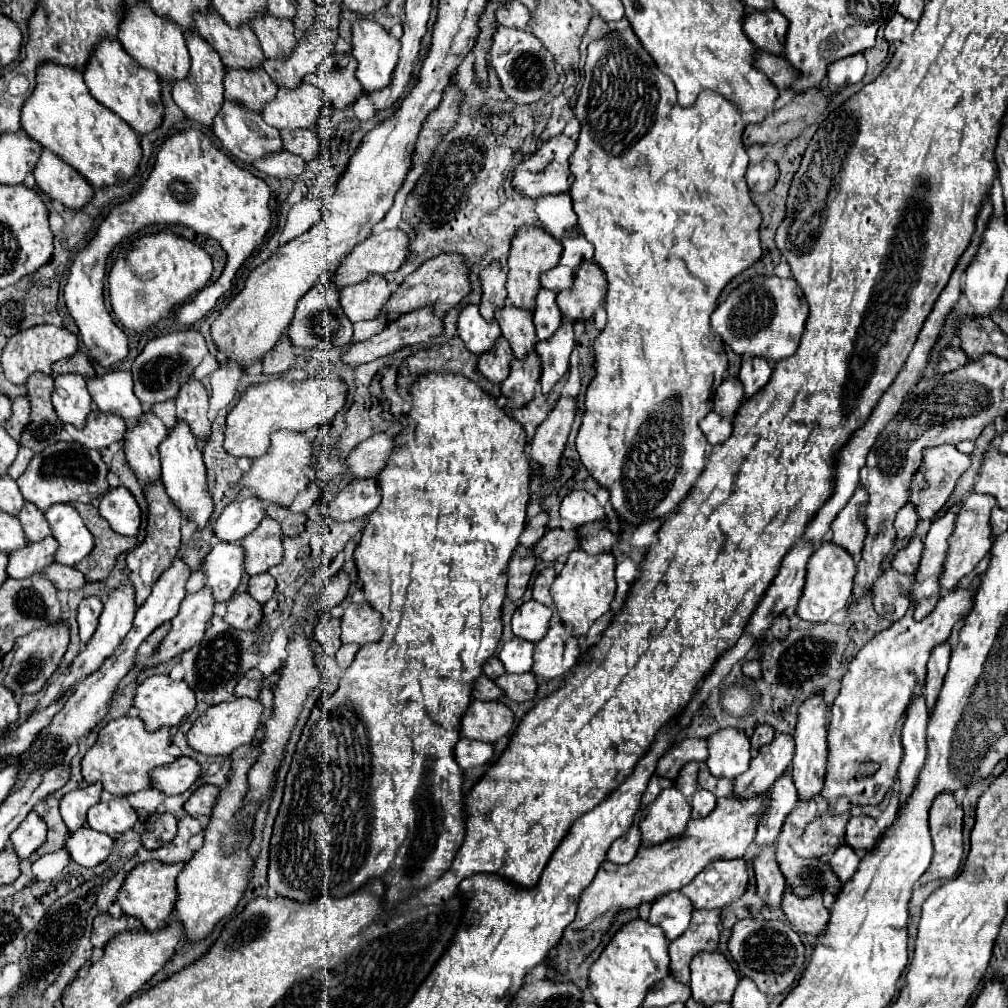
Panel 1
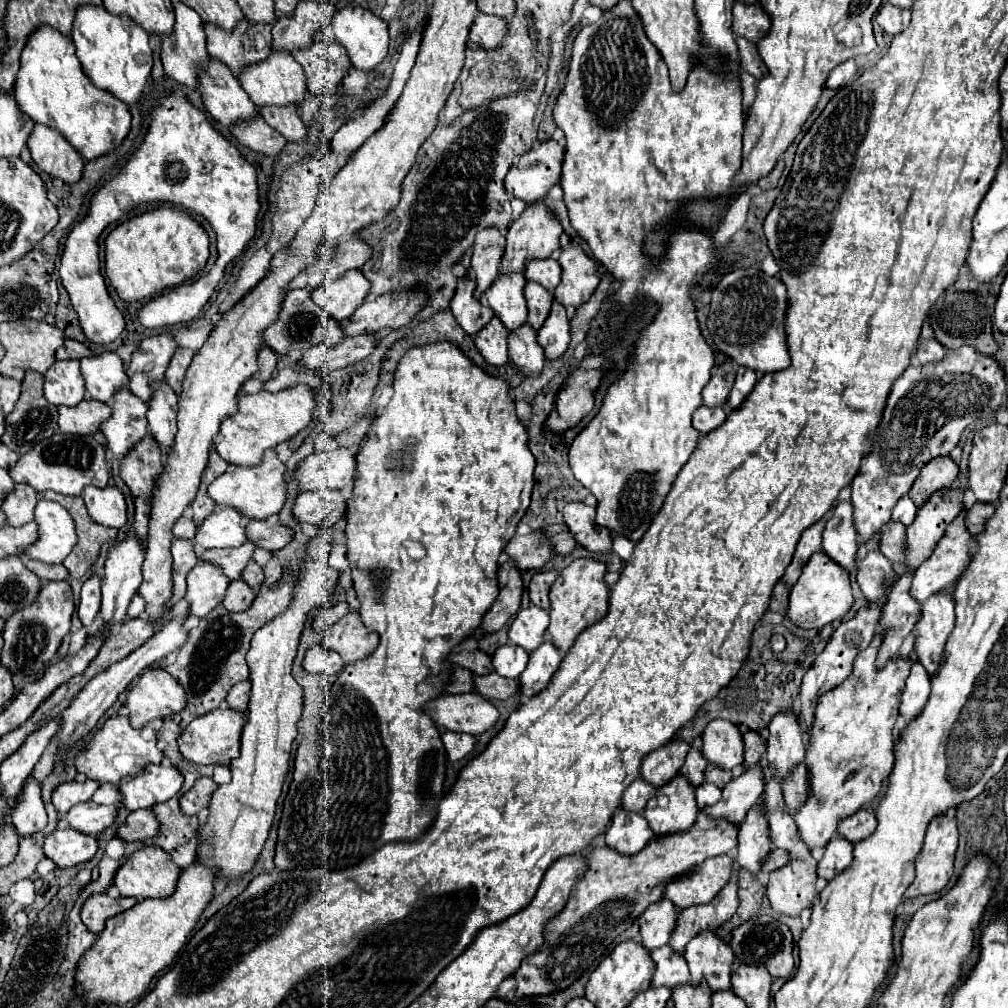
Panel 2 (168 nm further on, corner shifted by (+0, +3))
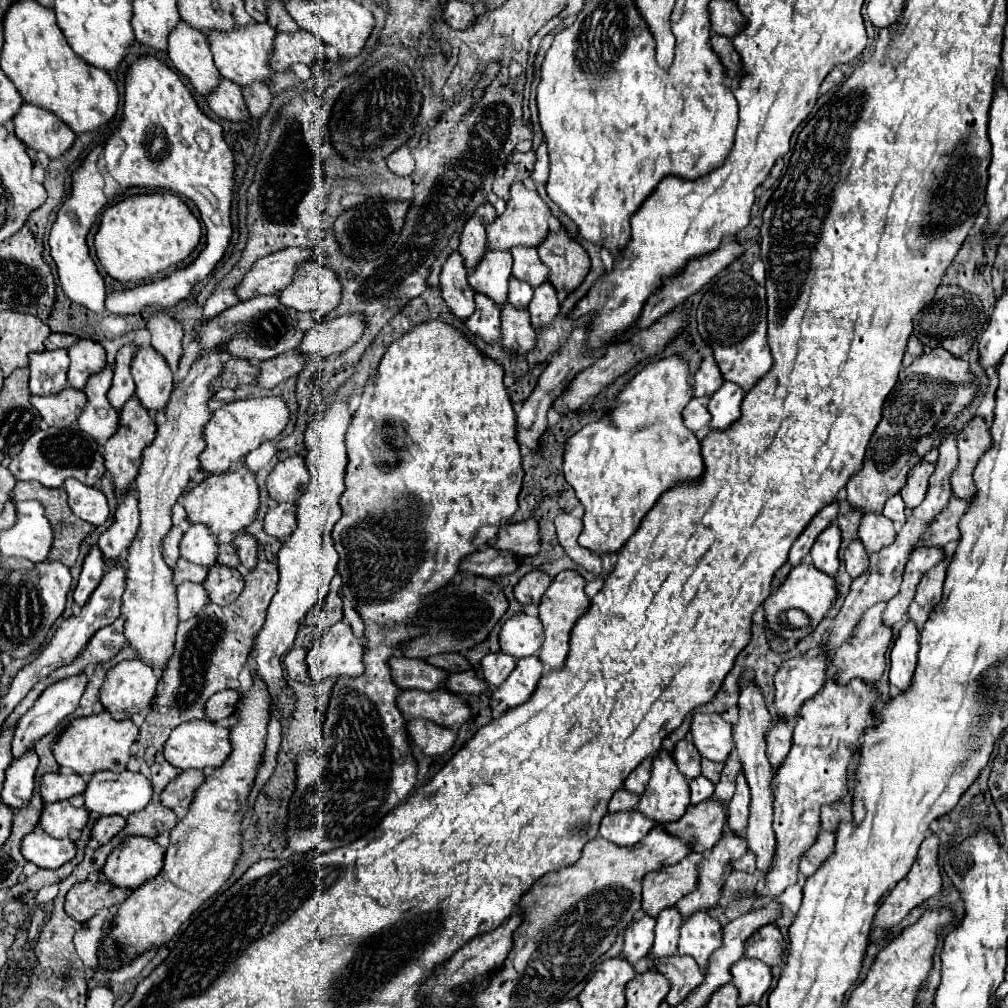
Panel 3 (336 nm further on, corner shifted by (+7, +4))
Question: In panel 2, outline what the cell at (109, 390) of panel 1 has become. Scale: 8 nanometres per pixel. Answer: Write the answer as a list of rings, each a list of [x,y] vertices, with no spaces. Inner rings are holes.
[[[115,353],[85,357],[85,361],[81,361],[81,373],[85,377],[89,397],[107,405],[111,405],[115,393],[129,383],[123,361]]]

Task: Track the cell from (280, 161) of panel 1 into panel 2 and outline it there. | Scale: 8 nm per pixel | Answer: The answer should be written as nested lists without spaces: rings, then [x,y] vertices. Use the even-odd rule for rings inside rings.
[[[249,121],[249,125],[237,125],[233,135],[241,145],[267,157],[279,157],[287,147],[287,139],[271,129],[265,121]]]

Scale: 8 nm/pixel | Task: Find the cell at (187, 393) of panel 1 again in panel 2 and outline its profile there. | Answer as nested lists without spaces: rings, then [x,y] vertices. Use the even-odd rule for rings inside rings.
[[[179,347],[177,353],[173,355],[173,361],[169,363],[169,369],[165,373],[165,381],[167,385],[177,393],[181,395],[181,387],[183,387],[183,379],[185,379],[185,373],[193,361],[195,353],[191,349],[185,349],[185,347]]]

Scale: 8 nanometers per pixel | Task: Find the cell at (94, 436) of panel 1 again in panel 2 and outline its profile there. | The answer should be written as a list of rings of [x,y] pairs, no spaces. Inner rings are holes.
[[[87,397],[77,407],[59,407],[59,431],[71,435],[93,435],[109,417],[109,405]]]

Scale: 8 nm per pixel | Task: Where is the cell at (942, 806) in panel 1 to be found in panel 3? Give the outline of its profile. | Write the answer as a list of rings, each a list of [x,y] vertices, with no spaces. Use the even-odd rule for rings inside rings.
[[[930,834],[922,844],[920,844],[920,850],[918,850],[918,856],[910,868],[910,872],[898,882],[898,886],[892,888],[892,892],[886,896],[886,900],[882,902],[882,906],[878,908],[878,914],[874,916],[874,922],[872,922],[872,928],[890,928],[898,922],[904,920],[904,916],[920,906],[922,902],[926,902],[928,898],[936,896],[942,888],[942,876],[940,876],[940,868],[938,868],[938,838],[934,834]]]

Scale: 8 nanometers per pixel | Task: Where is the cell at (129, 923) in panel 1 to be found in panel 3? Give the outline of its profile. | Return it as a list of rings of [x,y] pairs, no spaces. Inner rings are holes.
[[[76,882],[66,894],[66,912],[80,924],[88,922],[100,908],[114,908],[130,896],[128,888],[110,882]]]

